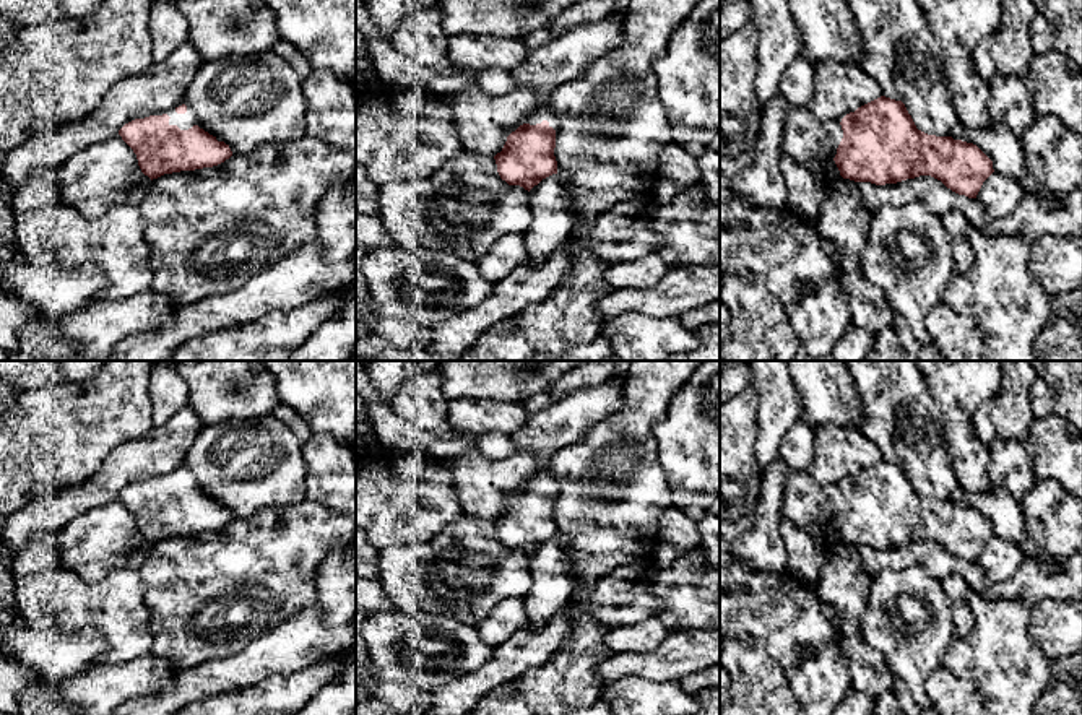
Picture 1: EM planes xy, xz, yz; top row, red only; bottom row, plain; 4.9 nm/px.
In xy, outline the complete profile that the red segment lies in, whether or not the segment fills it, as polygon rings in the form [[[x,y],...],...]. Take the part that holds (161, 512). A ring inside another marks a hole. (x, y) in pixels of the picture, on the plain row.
[[[184,466],[156,479],[135,483],[119,499],[151,544],[164,538],[213,531],[236,518],[229,509],[205,496]]]

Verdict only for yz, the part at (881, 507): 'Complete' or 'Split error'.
Split error

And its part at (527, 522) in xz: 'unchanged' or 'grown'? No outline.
grown

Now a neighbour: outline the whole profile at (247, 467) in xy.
[[[273,414],[203,424],[184,458],[184,468],[195,476],[205,496],[229,509],[236,518],[305,500],[307,462],[302,444]]]

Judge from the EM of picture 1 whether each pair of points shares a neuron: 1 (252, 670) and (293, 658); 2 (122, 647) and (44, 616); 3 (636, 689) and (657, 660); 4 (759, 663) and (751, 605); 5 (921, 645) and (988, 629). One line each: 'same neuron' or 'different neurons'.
1: same neuron
2: same neuron
3: different neurons
4: different neurons
5: different neurons

